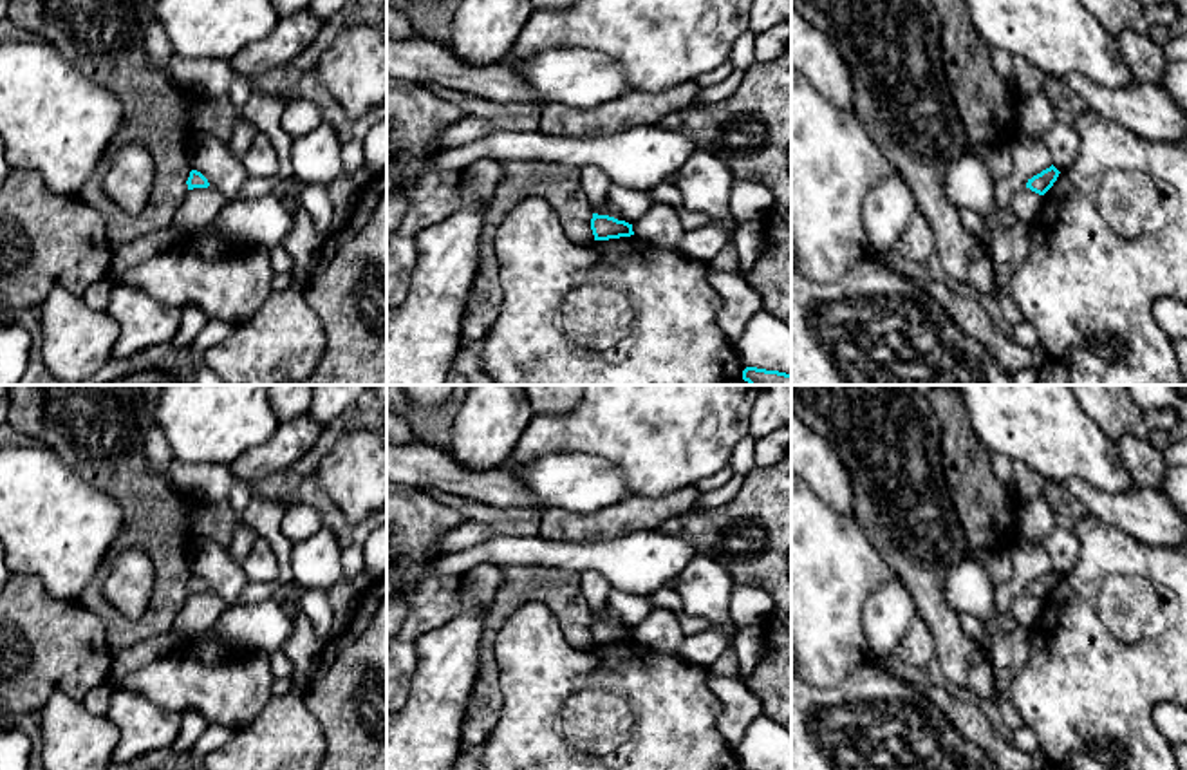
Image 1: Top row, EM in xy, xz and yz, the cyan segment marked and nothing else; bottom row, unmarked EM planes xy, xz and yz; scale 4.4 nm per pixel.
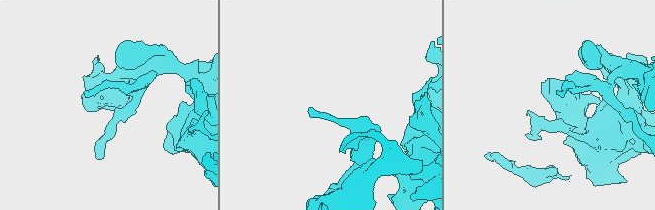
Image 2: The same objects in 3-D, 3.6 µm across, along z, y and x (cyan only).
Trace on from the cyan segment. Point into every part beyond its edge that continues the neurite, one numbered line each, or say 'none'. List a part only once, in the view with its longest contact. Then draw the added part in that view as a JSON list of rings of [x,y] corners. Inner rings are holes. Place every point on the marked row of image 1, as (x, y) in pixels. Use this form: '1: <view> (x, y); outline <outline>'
none

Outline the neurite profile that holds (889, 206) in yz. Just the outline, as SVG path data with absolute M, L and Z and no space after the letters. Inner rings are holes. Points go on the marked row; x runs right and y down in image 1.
M898 172L873 186L864 201L869 246L878 251L894 249L916 211L914 193Z

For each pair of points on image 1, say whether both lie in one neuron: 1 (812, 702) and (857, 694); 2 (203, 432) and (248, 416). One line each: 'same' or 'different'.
1: same
2: same

